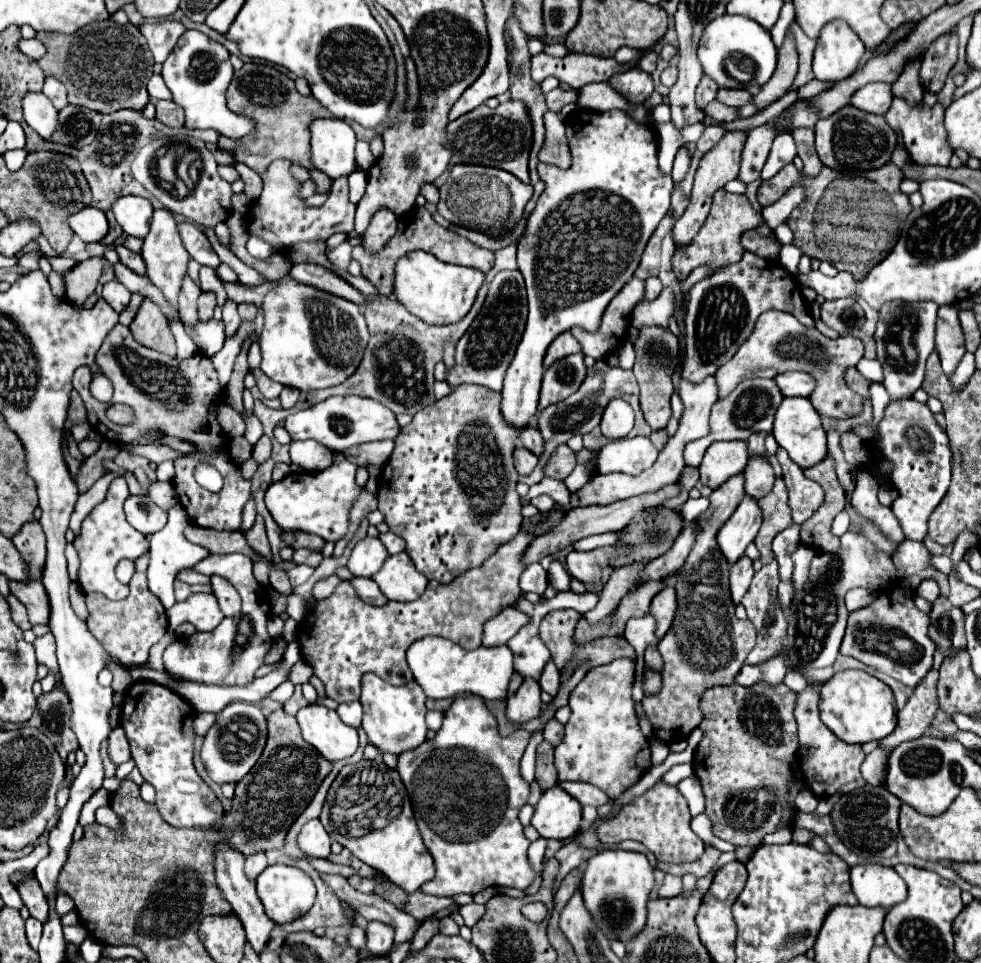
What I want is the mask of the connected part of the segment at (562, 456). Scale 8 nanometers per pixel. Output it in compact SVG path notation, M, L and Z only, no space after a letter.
M561 444L561 446L557 448L557 452L553 454L551 462L547 464L545 476L555 478L555 480L565 480L565 478L573 472L575 464L577 464L577 462L575 462L575 452L569 450L567 444Z

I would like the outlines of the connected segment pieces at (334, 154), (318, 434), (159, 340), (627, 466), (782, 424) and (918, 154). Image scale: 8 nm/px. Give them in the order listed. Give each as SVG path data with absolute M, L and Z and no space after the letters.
M313 120L311 162L315 170L327 174L331 180L357 170L355 132L351 126L343 120Z
M331 396L311 408L291 414L285 420L285 430L291 434L293 440L315 440L327 446L331 452L343 454L347 448L357 444L397 438L399 424L395 414L377 400L361 396Z
M143 300L129 330L139 344L167 356L175 356L175 338L169 330L169 320L151 300Z
M647 436L611 440L599 454L599 472L639 474L655 464L657 454L657 448Z
M785 398L775 414L773 424L773 436L781 448L787 450L791 460L799 464L803 470L809 466L815 466L827 456L827 438L825 430L821 426L821 416L815 412L809 398Z
M893 98L893 104L889 112L885 114L885 120L897 134L901 134L905 148L915 164L921 164L921 166L947 166L949 164L949 158L953 156L953 152L947 146L947 132L943 128L943 112L945 110L939 104L935 104L933 108L925 104L921 108L913 108L901 98Z

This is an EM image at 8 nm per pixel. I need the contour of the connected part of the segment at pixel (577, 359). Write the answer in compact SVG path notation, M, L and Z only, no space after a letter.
M577 352L571 356L565 356L551 364L545 370L543 382L541 382L541 398L539 398L539 410L565 400L567 396L575 394L579 386L583 384L587 376L587 366L583 362L585 354Z

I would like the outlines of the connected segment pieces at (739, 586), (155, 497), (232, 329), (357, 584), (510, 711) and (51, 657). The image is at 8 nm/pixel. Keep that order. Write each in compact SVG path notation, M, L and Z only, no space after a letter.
M741 556L731 566L731 594L735 604L739 604L741 598L745 596L747 586L751 584L751 578L753 578L753 560L749 556Z
M155 480L149 488L149 498L161 506L163 510L169 510L173 506L173 497L178 497L175 495L175 490L173 490L174 485L172 481L161 482Z
M227 300L227 304L223 306L223 324L225 324L225 336L233 336L239 330L241 318L237 314L237 304L233 304L231 300Z
M353 578L351 584L363 602L367 602L371 606L383 606L387 602L383 592L379 590L379 586L371 578Z
M525 680L515 696L507 698L507 720L511 724L525 724L541 716L541 688L535 680Z
M51 634L47 636L41 636L33 642L35 646L35 654L37 654L37 662L47 666L49 672L55 672L55 686L61 682L61 676L59 676L59 666L57 666L57 658L55 658L55 640Z

